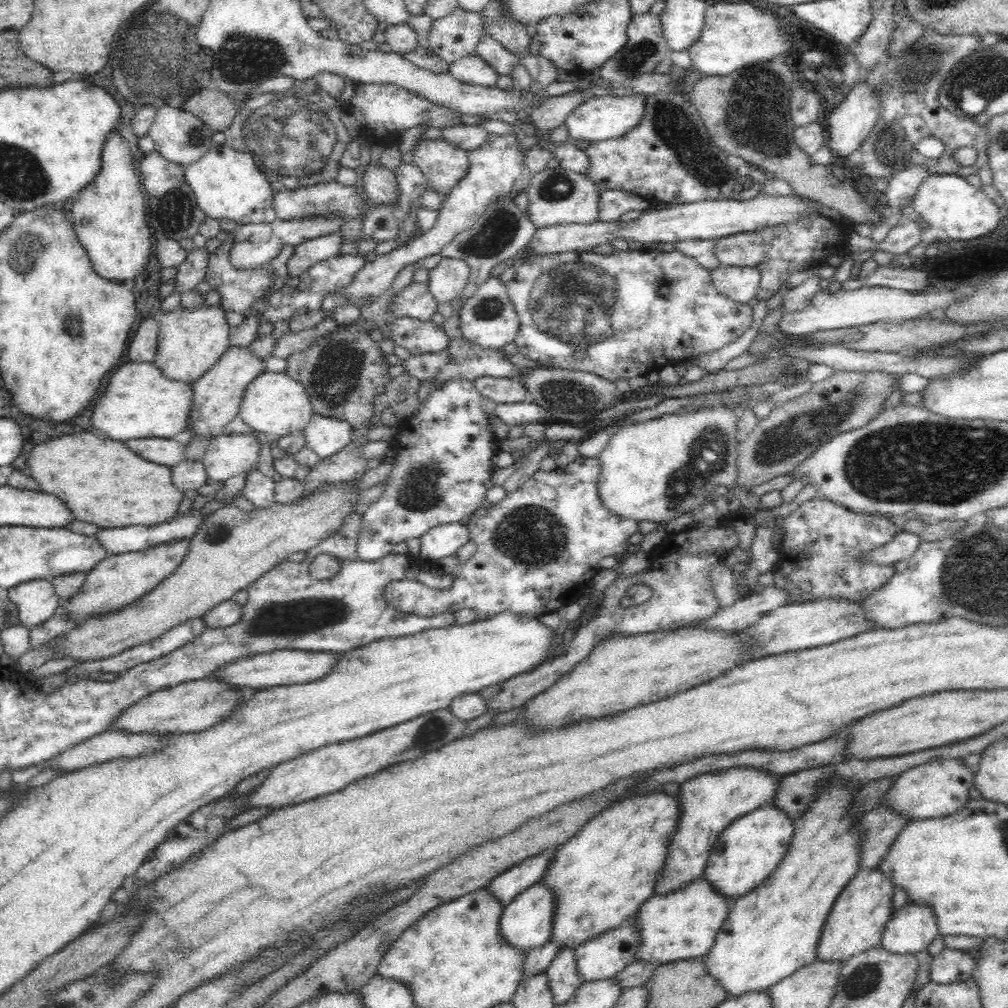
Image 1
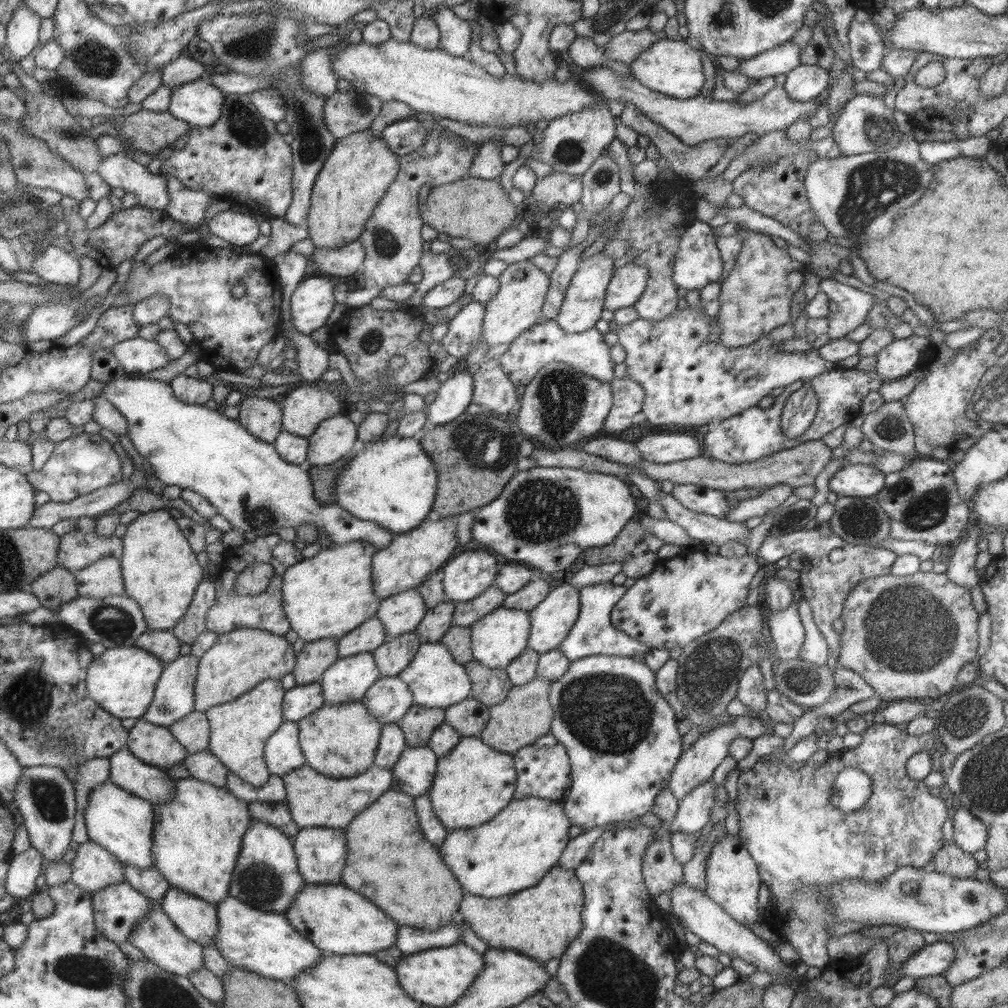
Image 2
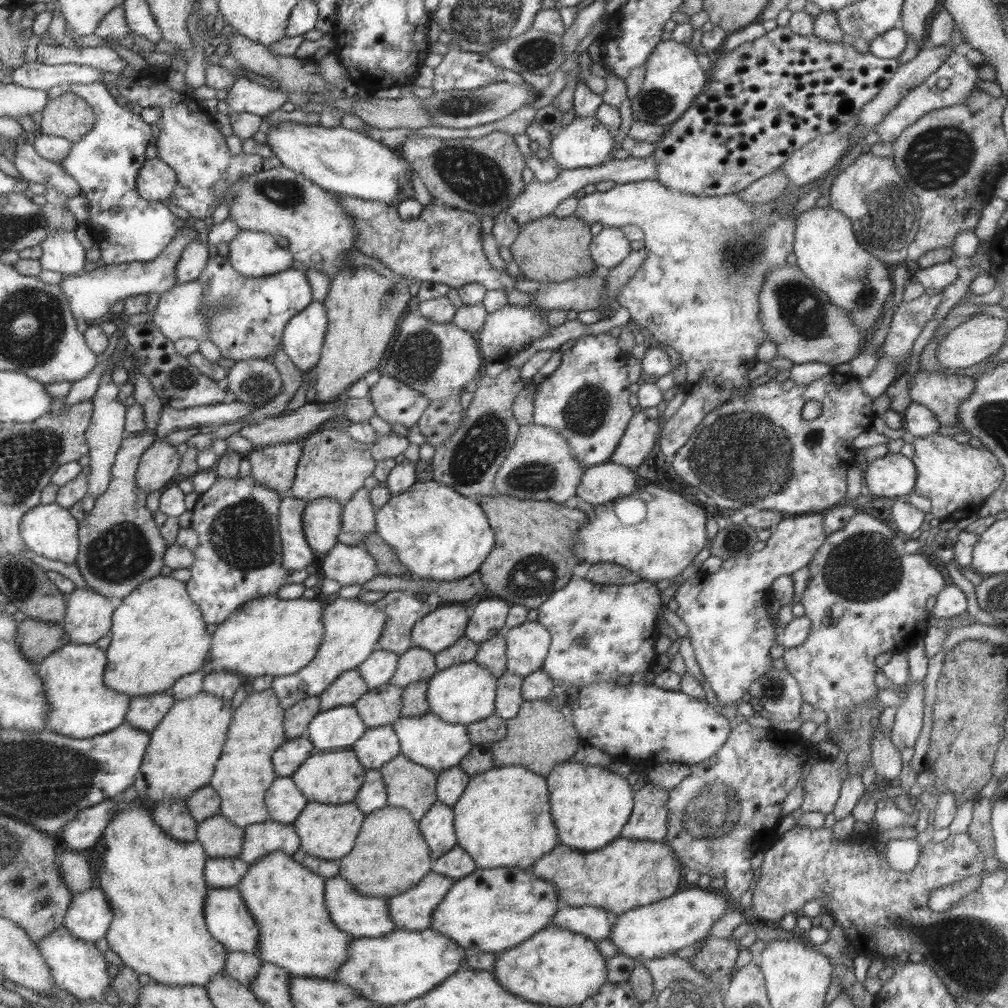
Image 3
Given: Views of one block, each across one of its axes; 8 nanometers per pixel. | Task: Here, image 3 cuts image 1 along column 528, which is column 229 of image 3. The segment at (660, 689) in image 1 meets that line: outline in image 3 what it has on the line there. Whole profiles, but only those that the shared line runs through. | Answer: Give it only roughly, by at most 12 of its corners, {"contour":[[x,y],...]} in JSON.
{"contour":[[202,691],[150,732],[133,784],[151,808],[209,785],[233,711]]}

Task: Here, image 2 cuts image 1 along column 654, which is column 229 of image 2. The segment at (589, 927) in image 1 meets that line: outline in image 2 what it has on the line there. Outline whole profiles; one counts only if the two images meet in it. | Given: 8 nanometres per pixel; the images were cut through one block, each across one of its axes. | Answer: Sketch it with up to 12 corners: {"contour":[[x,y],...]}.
{"contour":[[188,776],[152,807],[152,866],[171,886],[225,898],[252,818]]}

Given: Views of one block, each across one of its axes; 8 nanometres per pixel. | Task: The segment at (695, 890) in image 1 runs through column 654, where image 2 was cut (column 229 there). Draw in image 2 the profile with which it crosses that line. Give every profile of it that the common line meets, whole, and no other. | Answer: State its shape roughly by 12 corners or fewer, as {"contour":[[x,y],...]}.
{"contour":[[229,895],[212,945],[233,967],[289,982],[324,954]]}

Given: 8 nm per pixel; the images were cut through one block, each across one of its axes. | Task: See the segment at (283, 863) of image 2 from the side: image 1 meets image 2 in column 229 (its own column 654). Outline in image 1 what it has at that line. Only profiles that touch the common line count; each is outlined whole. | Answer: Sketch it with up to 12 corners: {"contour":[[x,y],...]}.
{"contour":[[755,768],[680,784],[676,832],[653,896],[703,876],[715,842],[769,804],[779,779]]}

